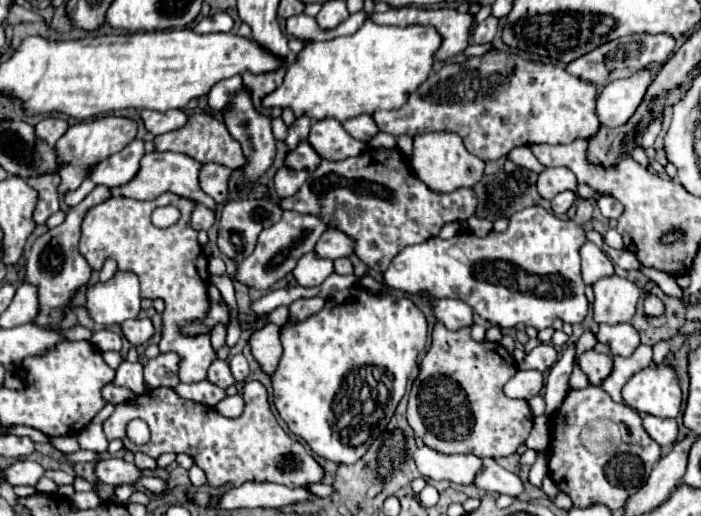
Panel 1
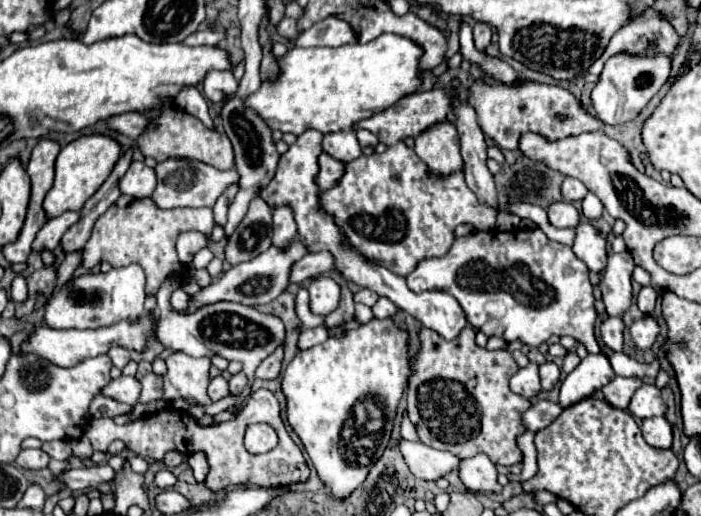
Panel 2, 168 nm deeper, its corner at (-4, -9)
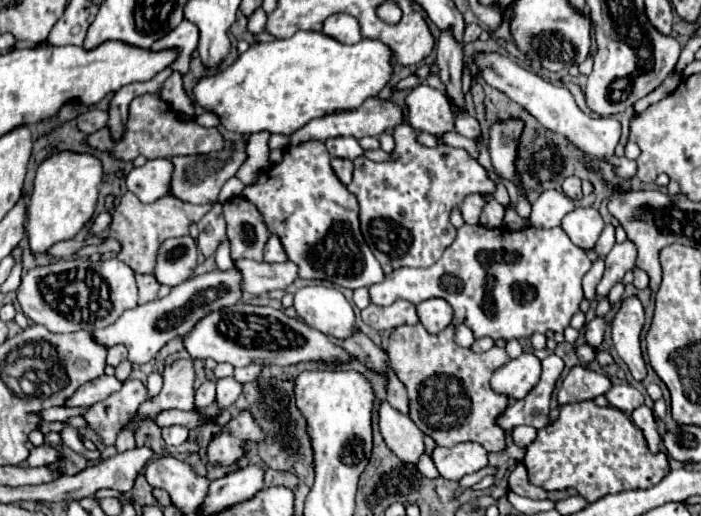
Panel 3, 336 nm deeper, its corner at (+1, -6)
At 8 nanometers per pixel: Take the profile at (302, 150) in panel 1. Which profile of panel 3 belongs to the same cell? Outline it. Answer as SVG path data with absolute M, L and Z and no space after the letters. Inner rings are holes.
M332 158L332 168L336 172L336 176L342 180L342 184L350 184L352 182L352 170L354 164L350 160L342 160L342 158Z

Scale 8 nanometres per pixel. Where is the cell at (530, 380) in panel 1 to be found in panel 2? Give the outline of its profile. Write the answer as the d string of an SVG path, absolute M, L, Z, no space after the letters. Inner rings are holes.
M529 363L527 367L519 369L511 381L509 381L509 387L513 393L525 397L525 399L533 399L541 393L541 379L539 379L539 373L537 373L537 365L535 363Z

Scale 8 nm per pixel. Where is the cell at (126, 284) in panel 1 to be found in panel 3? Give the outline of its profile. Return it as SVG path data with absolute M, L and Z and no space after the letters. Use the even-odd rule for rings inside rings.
M74 258L56 260L28 270L16 290L16 300L34 324L42 324L50 332L92 332L114 324L124 310L134 308L138 302L138 288L134 270L118 258L98 262Z

